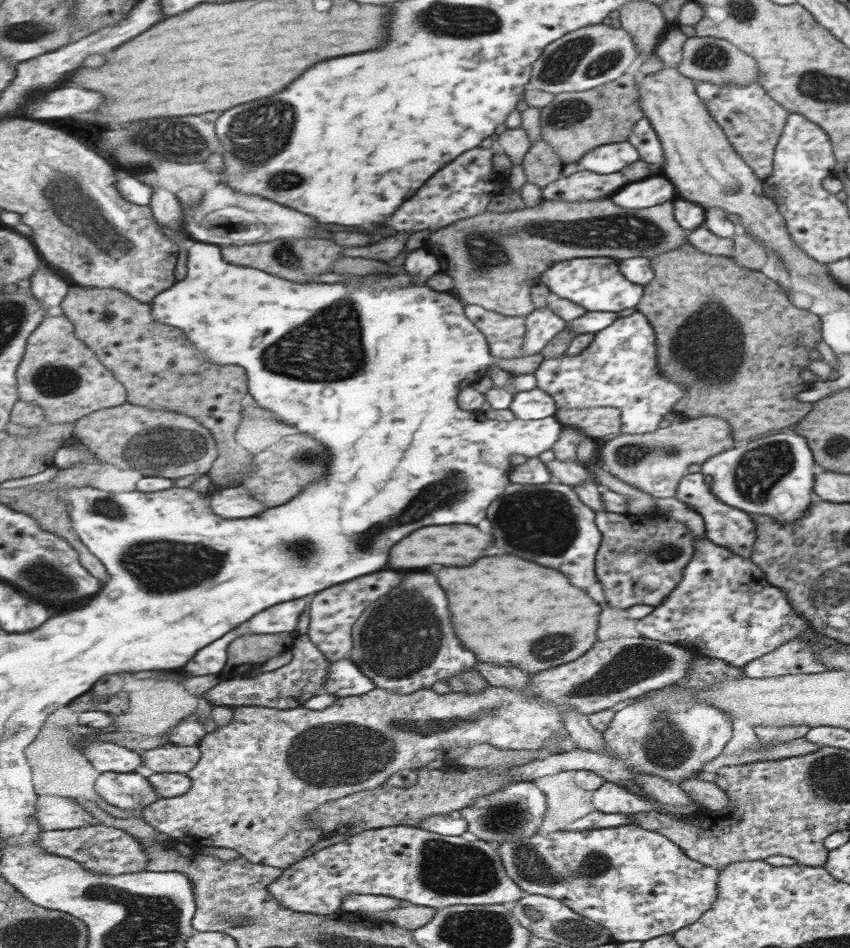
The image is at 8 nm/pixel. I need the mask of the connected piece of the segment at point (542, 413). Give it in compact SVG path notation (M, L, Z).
M537 387L530 391L519 392L510 403L510 411L517 419L539 420L556 416L556 400L544 390Z

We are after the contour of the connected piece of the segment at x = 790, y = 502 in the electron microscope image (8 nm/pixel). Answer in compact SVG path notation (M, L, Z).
M793 432L776 433L752 441L742 441L734 449L715 454L700 464L699 472L711 476L710 490L719 502L733 506L744 513L767 515L772 521L786 525L797 521L811 506L811 496L813 496L811 486L814 486L811 466L814 458L811 458L812 452L809 452L809 449L802 435Z

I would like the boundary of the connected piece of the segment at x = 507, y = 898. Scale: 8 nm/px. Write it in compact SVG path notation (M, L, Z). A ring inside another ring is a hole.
M387 826L346 836L345 840L308 854L303 860L284 869L284 873L270 886L275 898L287 908L311 914L332 915L342 908L346 898L354 894L375 894L400 898L413 905L437 909L455 905L505 904L519 900L523 890L506 871L501 853L489 842L473 842L462 837L451 837L423 829L421 826Z

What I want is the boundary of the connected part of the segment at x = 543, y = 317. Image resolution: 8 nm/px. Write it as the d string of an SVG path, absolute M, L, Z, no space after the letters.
M547 305L535 309L526 317L526 325L526 339L522 356L541 353L550 340L566 329L568 322L555 314L555 311Z

